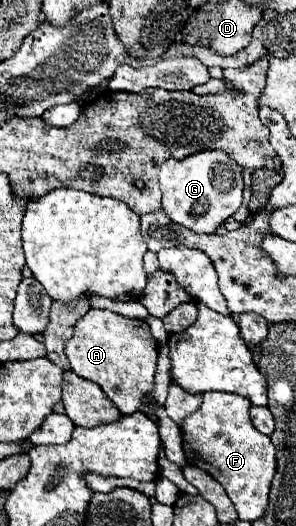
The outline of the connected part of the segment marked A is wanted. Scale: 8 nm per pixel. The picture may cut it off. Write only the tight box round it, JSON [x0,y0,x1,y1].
[66,310,158,414]

